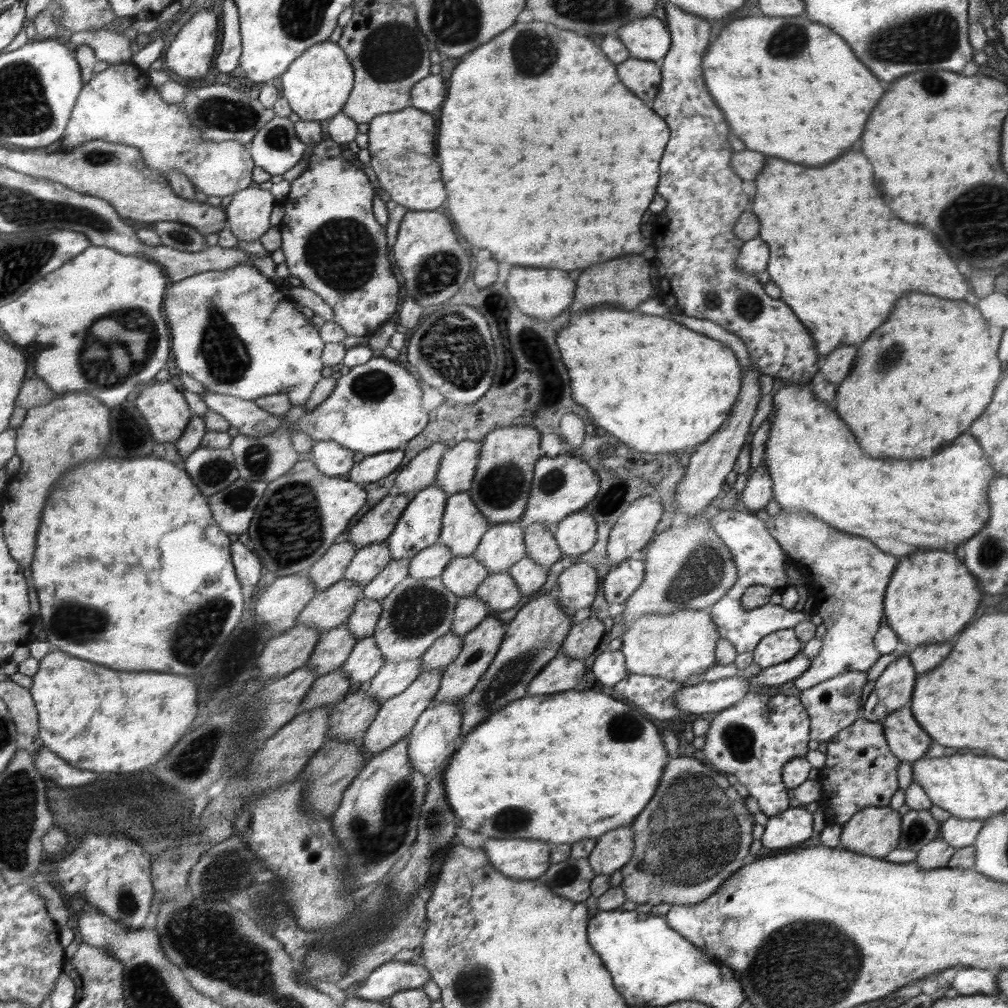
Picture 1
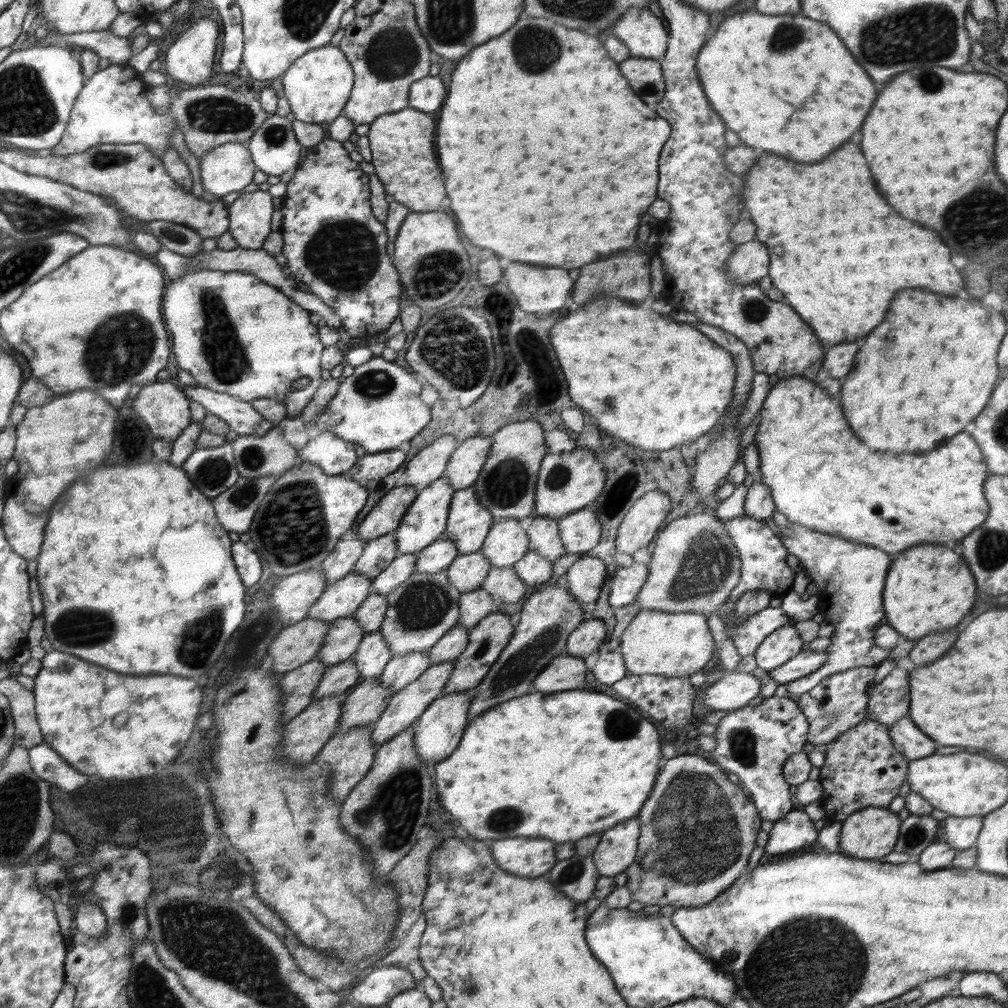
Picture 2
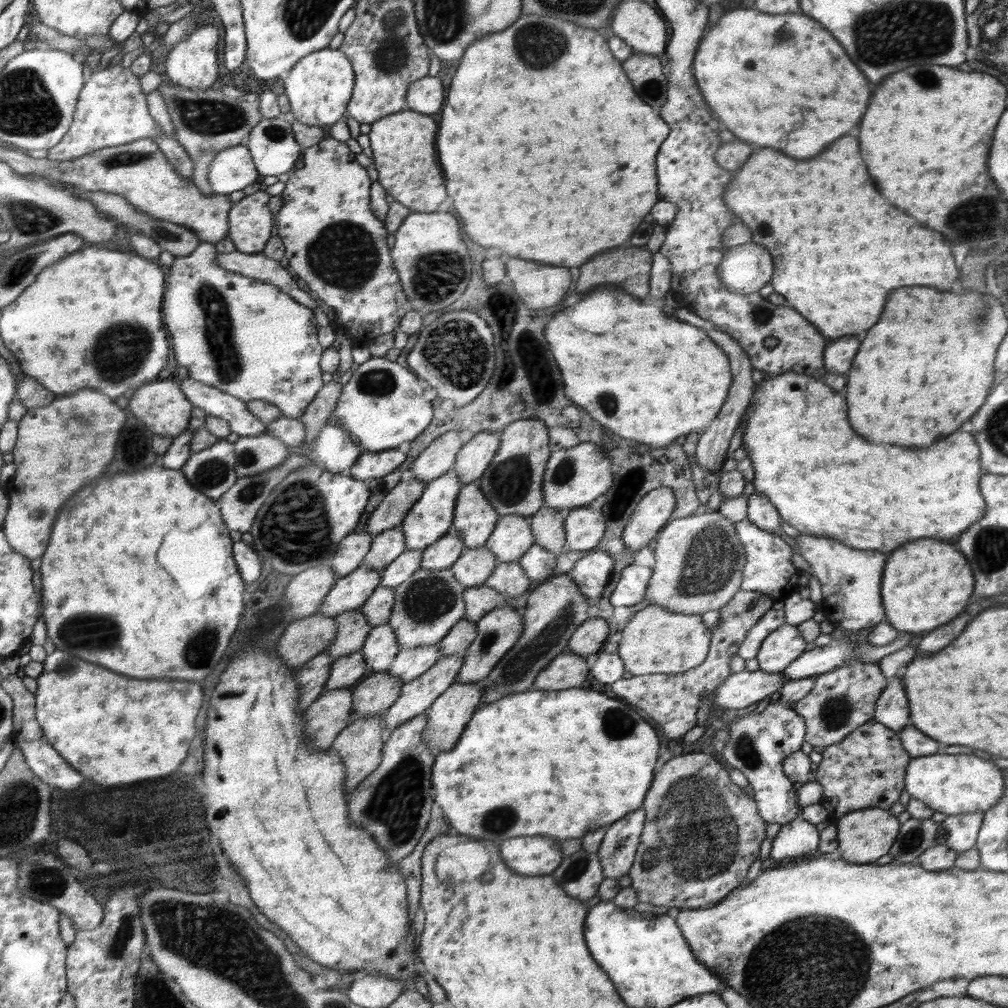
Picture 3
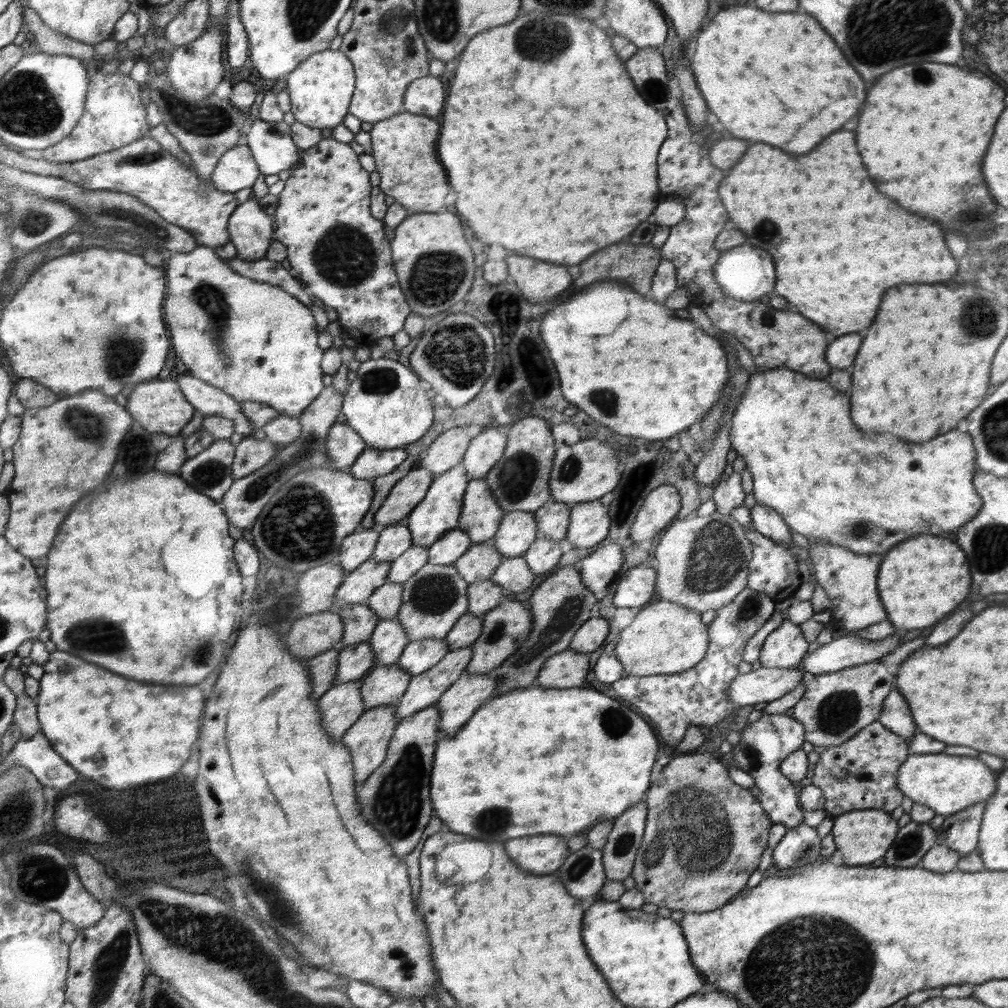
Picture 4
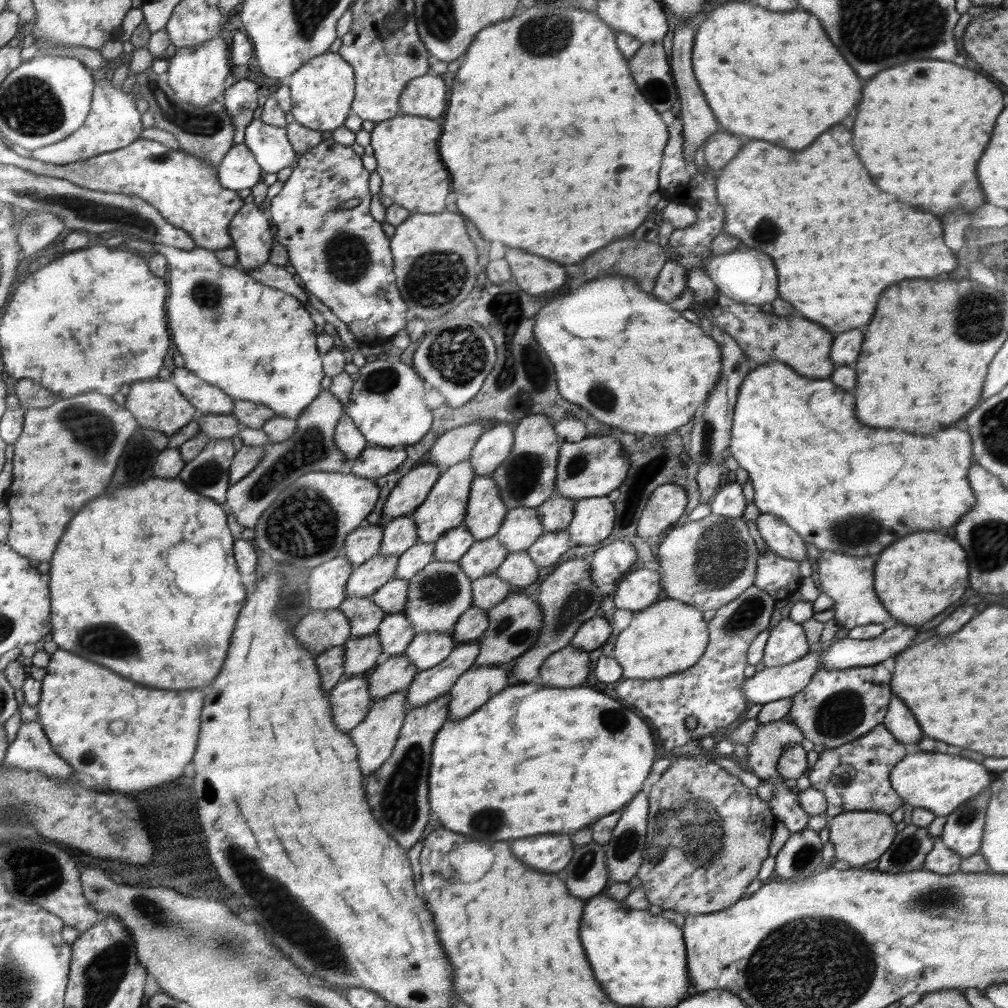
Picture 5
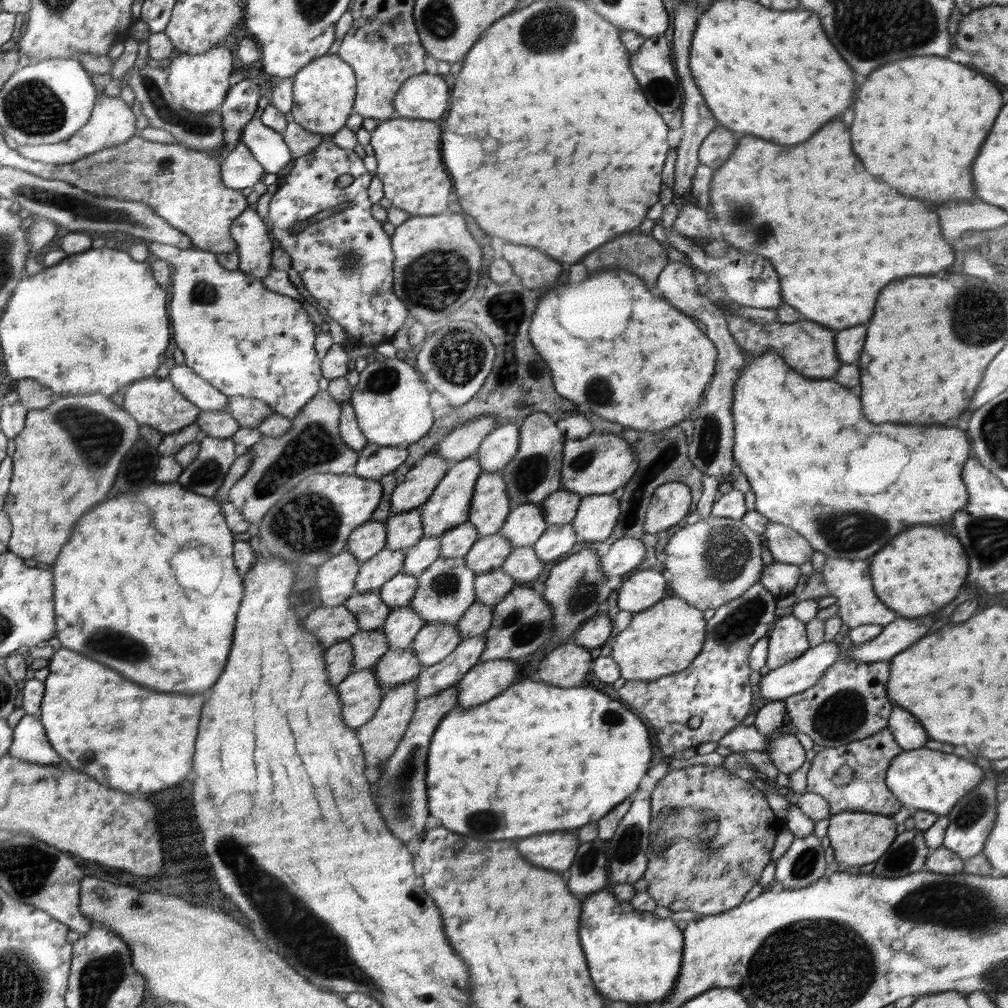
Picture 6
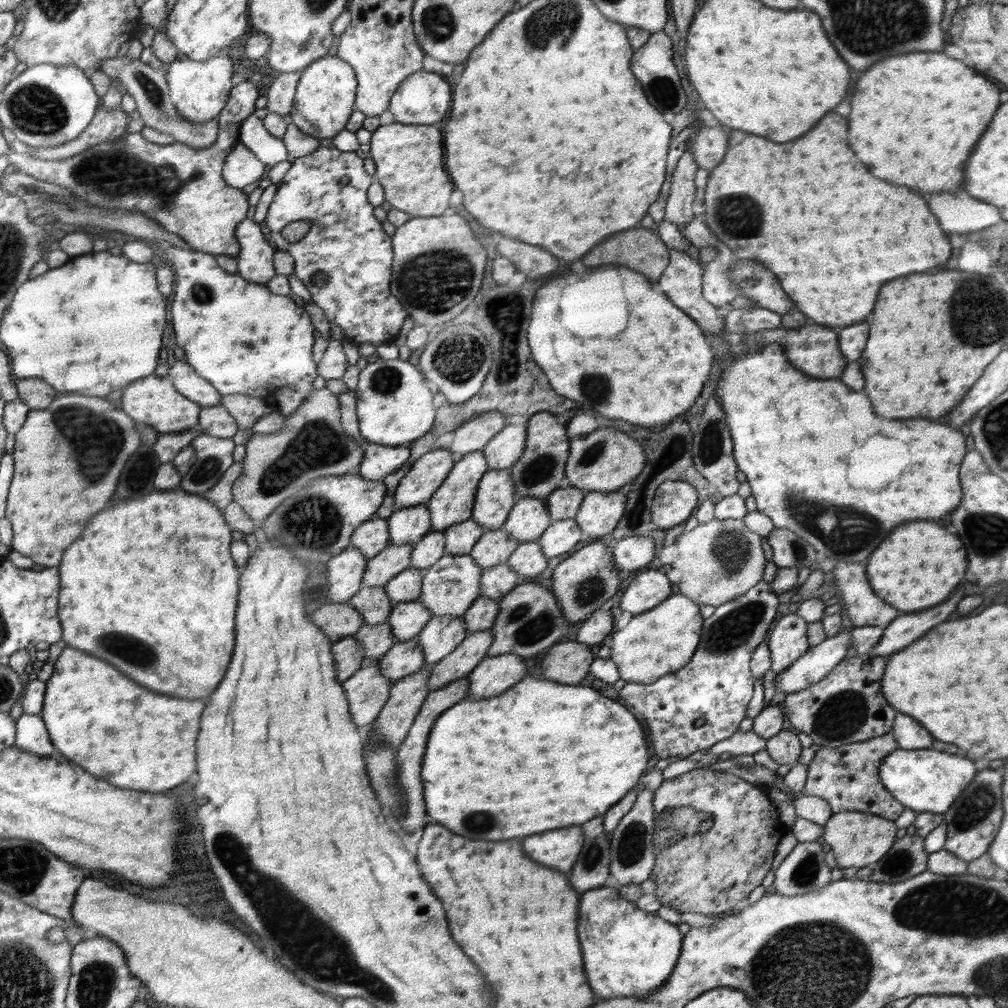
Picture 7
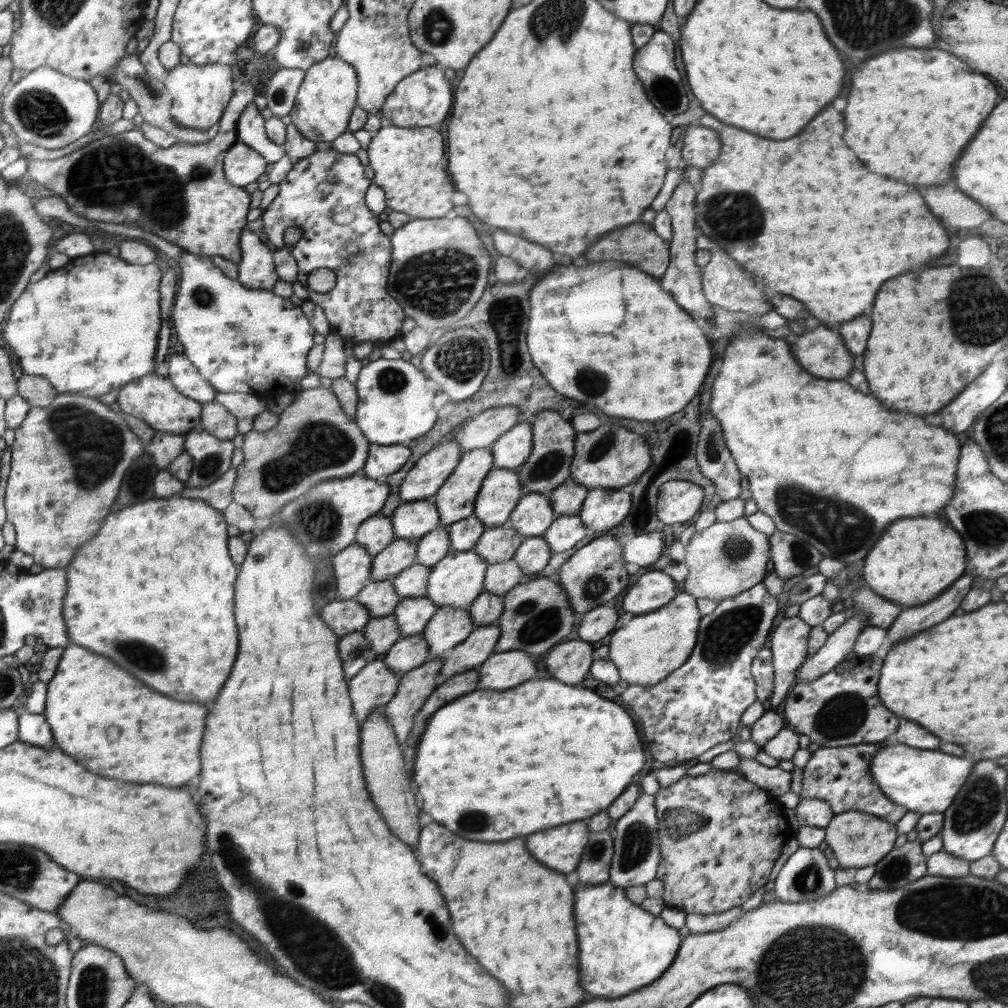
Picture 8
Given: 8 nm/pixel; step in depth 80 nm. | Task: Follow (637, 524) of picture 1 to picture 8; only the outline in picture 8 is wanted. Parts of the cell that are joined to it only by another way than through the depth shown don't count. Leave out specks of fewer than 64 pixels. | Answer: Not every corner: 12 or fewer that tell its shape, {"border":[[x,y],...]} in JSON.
{"border":[[669,480],[658,492],[664,524],[693,520],[702,487]]}

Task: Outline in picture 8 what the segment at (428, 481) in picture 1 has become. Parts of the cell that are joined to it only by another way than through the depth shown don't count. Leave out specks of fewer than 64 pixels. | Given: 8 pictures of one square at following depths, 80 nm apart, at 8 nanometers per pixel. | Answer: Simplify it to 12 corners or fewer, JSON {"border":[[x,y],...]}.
{"border":[[512,405],[478,413],[455,440],[462,455],[490,447],[518,424]]}

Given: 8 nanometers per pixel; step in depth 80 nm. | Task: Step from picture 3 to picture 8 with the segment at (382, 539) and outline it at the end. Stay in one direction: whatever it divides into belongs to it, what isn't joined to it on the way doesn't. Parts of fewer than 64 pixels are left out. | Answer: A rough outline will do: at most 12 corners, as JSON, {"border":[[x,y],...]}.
{"border":[[430,498],[402,502],[390,517],[398,539],[420,540],[440,522]]}

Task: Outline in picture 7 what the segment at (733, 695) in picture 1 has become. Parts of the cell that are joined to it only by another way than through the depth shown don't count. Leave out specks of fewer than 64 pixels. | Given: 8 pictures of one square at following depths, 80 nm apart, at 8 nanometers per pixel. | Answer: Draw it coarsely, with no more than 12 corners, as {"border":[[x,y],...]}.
{"border":[[842,629],[778,672],[776,691],[792,694],[822,680],[848,652]]}

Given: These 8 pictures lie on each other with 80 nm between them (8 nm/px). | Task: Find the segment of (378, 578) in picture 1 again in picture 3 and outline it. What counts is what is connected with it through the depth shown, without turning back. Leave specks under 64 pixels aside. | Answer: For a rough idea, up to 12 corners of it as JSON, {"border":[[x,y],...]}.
{"border":[[423,549],[406,550],[381,573],[396,588],[421,568]]}

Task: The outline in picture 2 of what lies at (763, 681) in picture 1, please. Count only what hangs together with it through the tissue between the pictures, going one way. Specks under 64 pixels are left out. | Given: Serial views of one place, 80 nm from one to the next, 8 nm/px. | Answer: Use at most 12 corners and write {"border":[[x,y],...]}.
{"border":[[802,651],[768,673],[778,685],[816,672],[826,651]]}

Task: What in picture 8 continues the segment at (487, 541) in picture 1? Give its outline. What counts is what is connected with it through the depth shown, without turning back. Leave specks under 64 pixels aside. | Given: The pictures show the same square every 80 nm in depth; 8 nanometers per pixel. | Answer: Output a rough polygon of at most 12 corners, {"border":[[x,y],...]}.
{"border":[[528,493],[507,525],[542,537],[556,522],[547,493]]}

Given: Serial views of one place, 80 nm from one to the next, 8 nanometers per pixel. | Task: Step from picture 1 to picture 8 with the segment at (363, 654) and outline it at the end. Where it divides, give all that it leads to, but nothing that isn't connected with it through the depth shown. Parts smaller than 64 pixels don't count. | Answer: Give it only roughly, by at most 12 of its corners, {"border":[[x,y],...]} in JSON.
{"border":[[426,597],[401,599],[401,636],[422,633],[437,609]]}

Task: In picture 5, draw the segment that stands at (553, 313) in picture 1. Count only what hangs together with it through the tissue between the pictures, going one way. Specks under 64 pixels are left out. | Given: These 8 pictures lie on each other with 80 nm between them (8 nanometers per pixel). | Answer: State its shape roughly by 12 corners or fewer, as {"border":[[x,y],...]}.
{"border":[[508,248],[512,276],[532,296],[552,294],[566,270],[536,254]]}

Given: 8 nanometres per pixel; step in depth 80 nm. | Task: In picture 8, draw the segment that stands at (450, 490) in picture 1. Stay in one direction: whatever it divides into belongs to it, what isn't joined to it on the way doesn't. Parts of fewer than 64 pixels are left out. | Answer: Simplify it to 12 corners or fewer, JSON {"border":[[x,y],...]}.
{"border":[[518,423],[490,447],[493,468],[517,470],[533,452],[533,425]]}

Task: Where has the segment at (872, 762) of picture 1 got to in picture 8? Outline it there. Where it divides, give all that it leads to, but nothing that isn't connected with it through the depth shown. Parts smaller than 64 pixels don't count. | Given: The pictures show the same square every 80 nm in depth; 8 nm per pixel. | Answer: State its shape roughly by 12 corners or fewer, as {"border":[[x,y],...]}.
{"border":[[892,739],[820,747],[803,768],[800,798],[834,815],[861,811],[896,826],[909,811],[870,770]]}

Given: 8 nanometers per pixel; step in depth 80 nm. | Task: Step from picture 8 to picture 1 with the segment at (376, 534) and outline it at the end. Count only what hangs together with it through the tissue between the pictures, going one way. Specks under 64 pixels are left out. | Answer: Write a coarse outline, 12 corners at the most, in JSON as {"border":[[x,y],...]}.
{"border":[[334,544],[304,572],[318,593],[343,579],[357,549]]}

